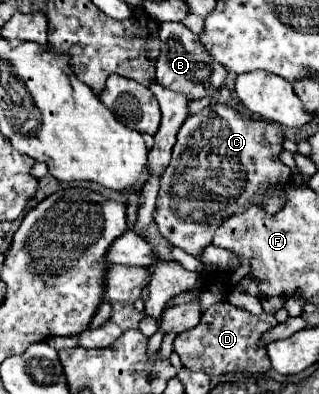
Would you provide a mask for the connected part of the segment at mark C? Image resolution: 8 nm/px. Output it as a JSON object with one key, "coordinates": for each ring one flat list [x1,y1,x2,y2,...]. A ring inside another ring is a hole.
{"coordinates":[[209,105,201,113,189,115,177,133,171,163,161,177,157,209,153,215,159,233,179,249,191,255,199,255,201,249,211,243,213,233,223,223,223,219,245,211,253,203,263,203,267,185,289,181,291,171,279,161,279,153,283,149,281,139,283,131,277,127,277,123,245,117,225,105]]}

